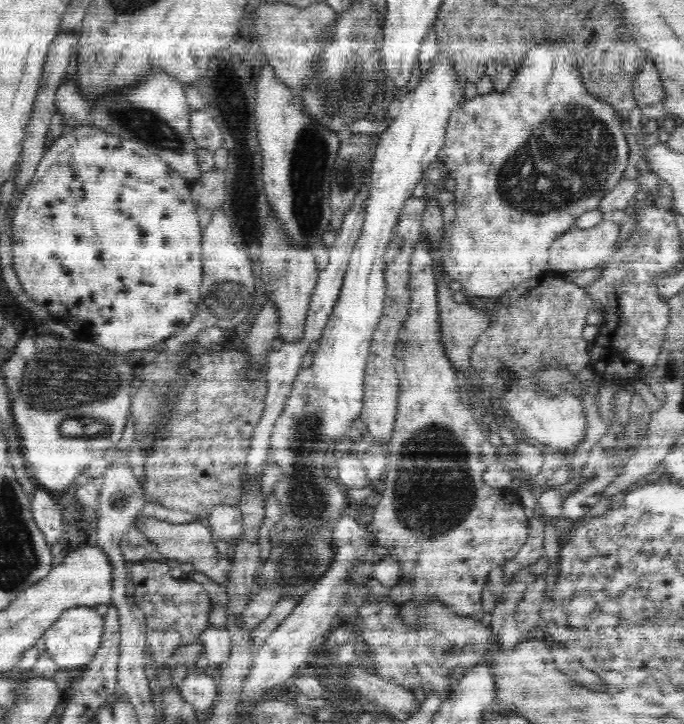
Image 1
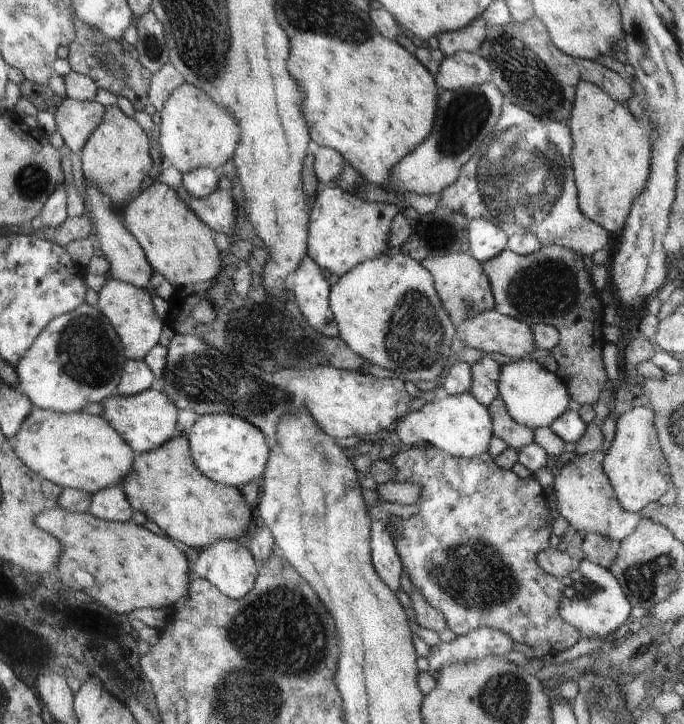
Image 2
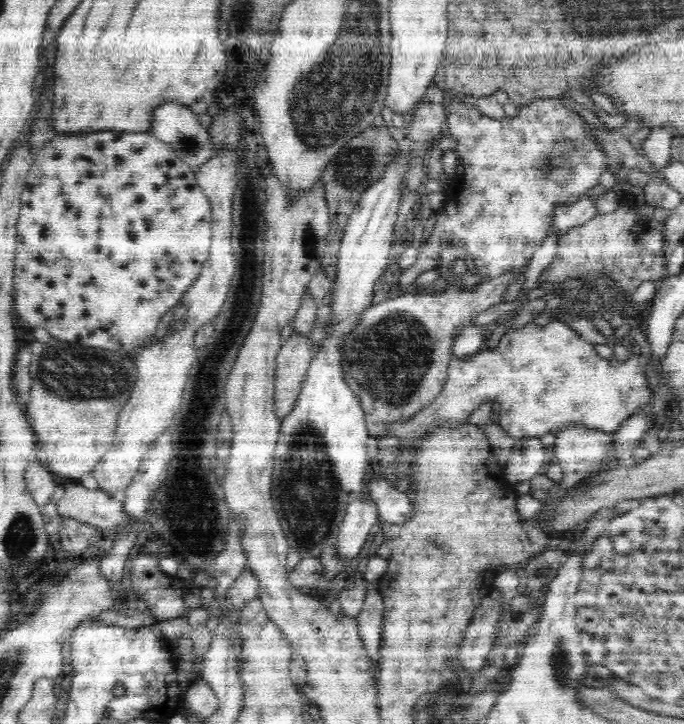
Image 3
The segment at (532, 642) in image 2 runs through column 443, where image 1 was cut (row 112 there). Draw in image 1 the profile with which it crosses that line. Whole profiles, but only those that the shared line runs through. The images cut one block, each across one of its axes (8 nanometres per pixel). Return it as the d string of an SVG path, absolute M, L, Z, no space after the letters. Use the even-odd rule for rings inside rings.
M560 39L555 42L543 42L538 47L530 48L524 58L524 63L513 75L509 88L499 94L494 92L486 95L476 95L472 100L465 100L454 108L446 127L445 141L438 161L450 171L449 177L456 181L455 212L451 223L445 226L441 252L443 268L449 280L460 282L462 290L470 298L498 298L507 294L513 288L520 286L525 280L538 277L549 269L549 248L552 242L562 233L572 228L578 217L585 212L596 210L599 204L617 184L623 179L624 170L629 165L628 143L621 127L621 118L612 106L596 99L594 94L583 85L581 74L576 67L576 55L570 42Z

